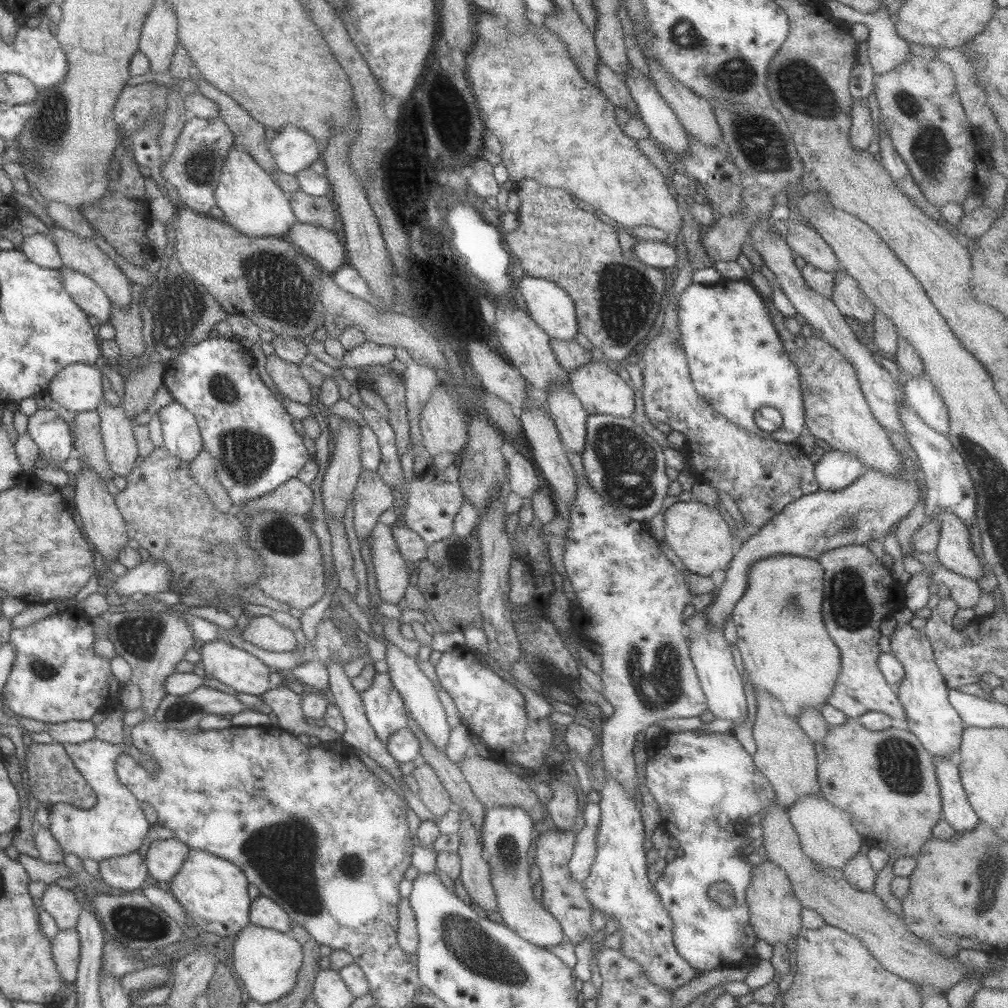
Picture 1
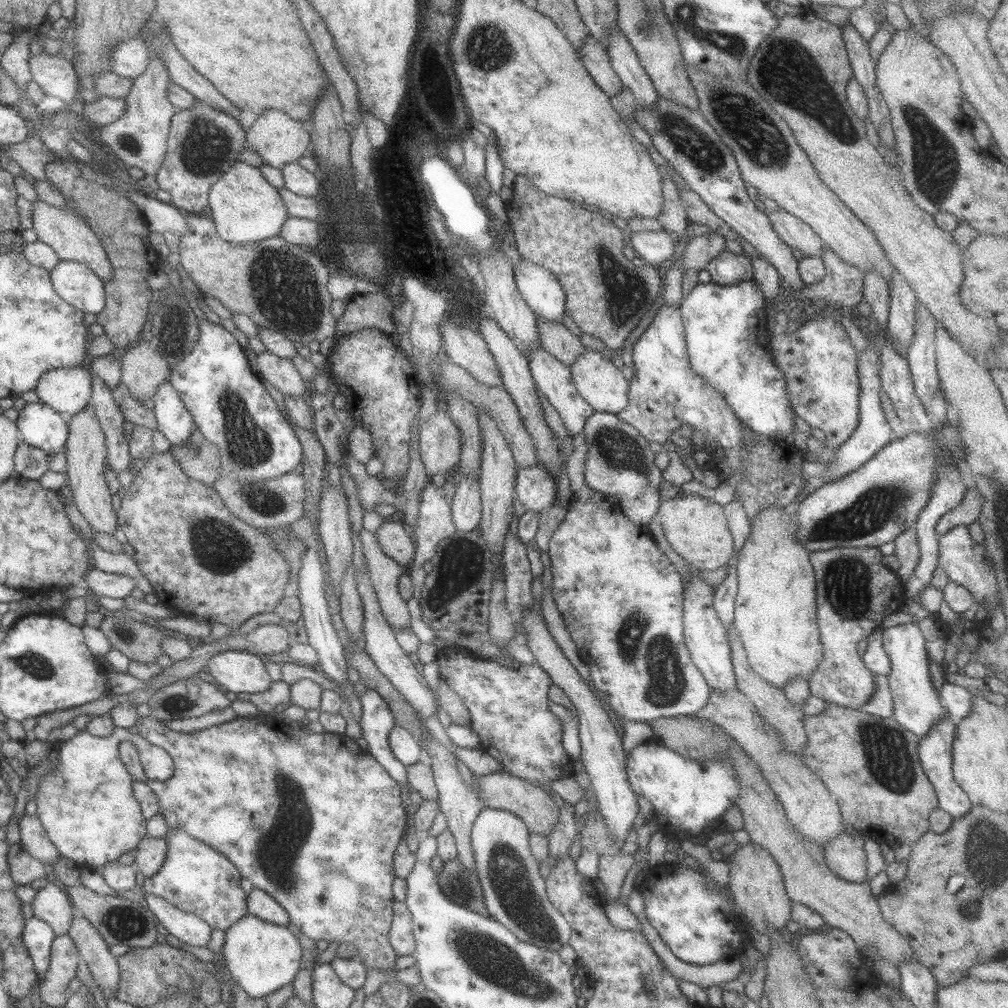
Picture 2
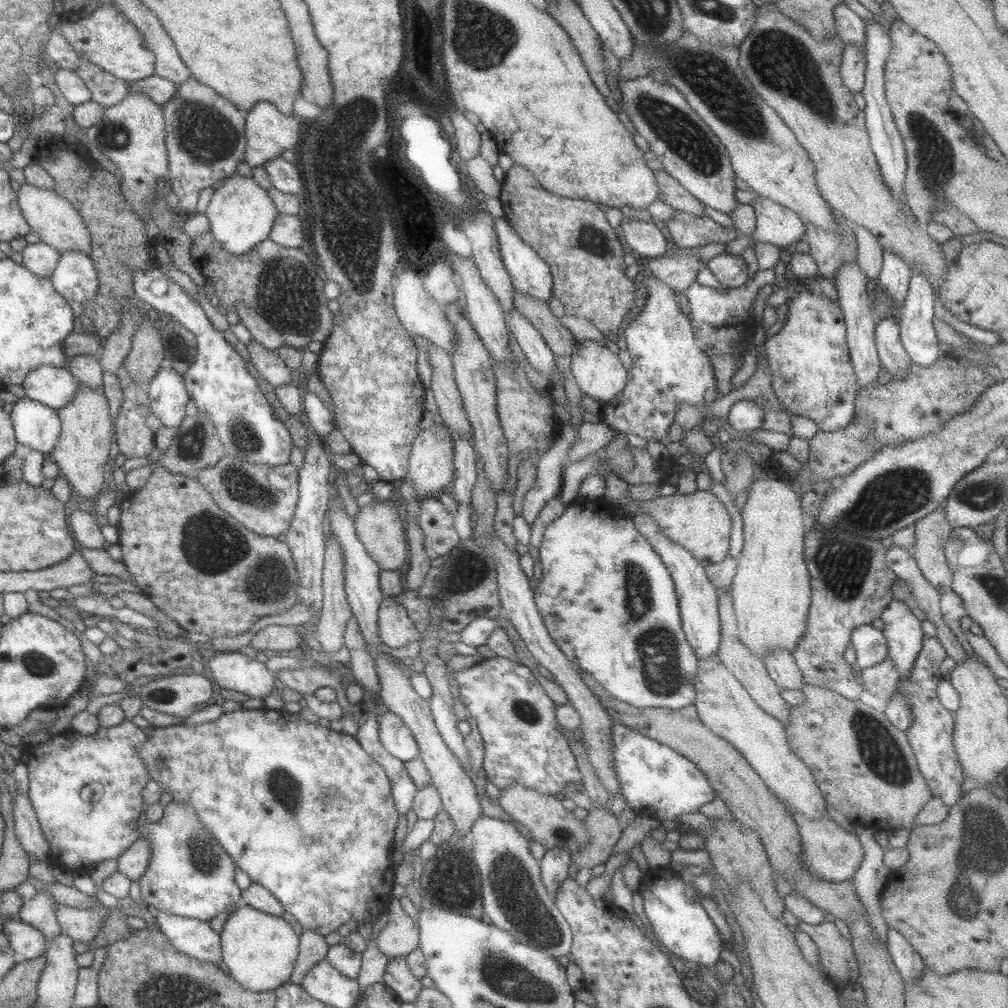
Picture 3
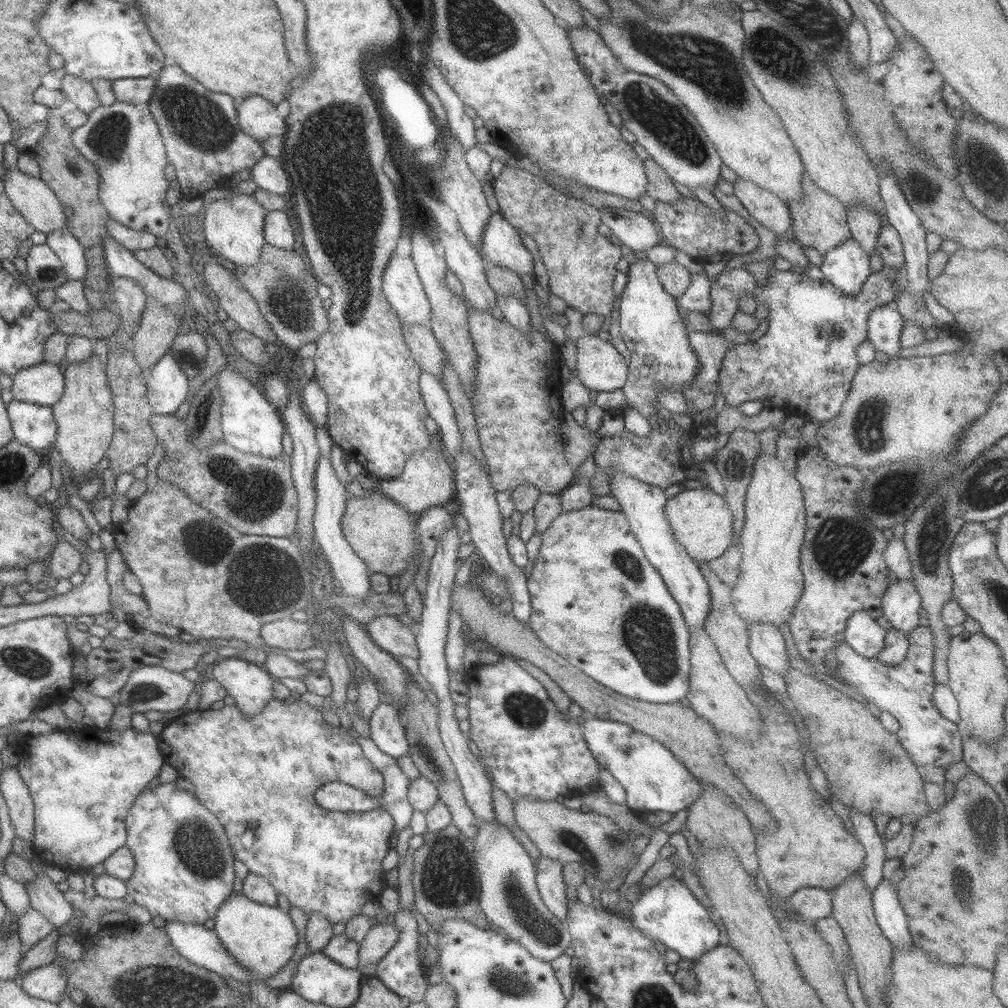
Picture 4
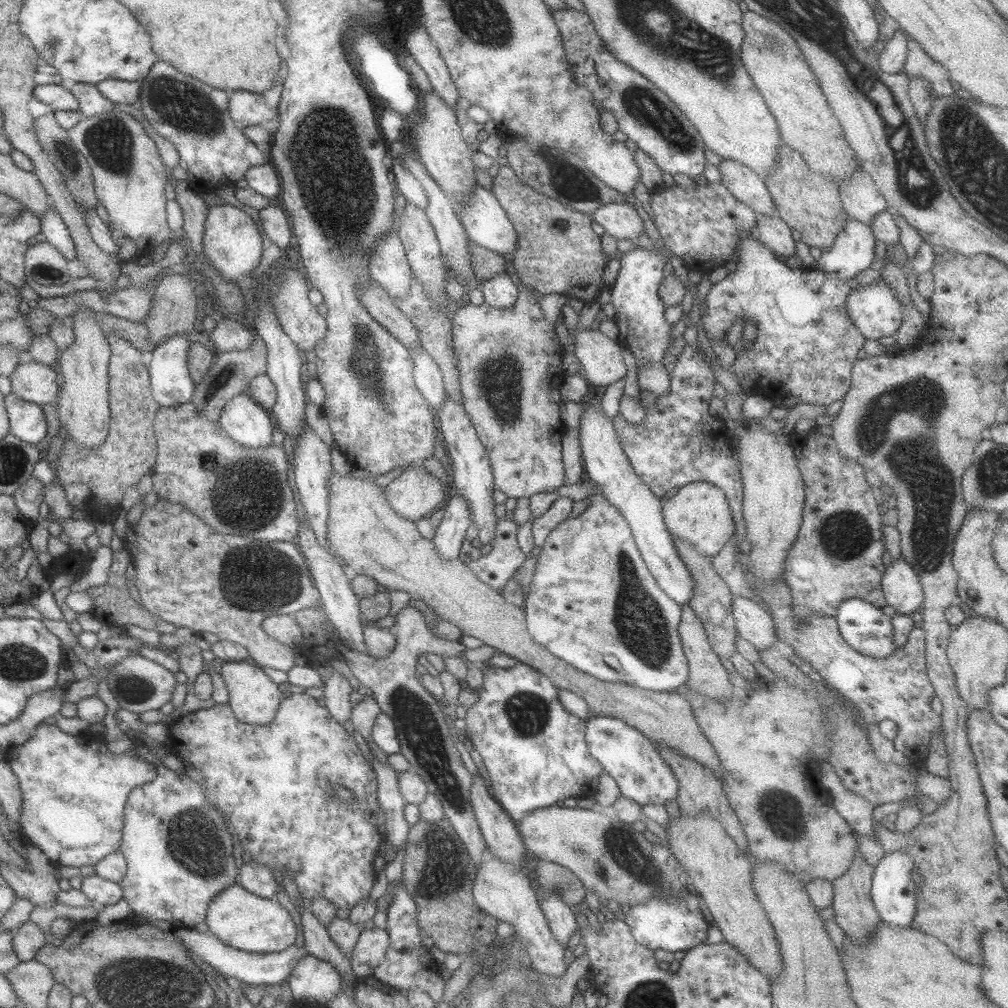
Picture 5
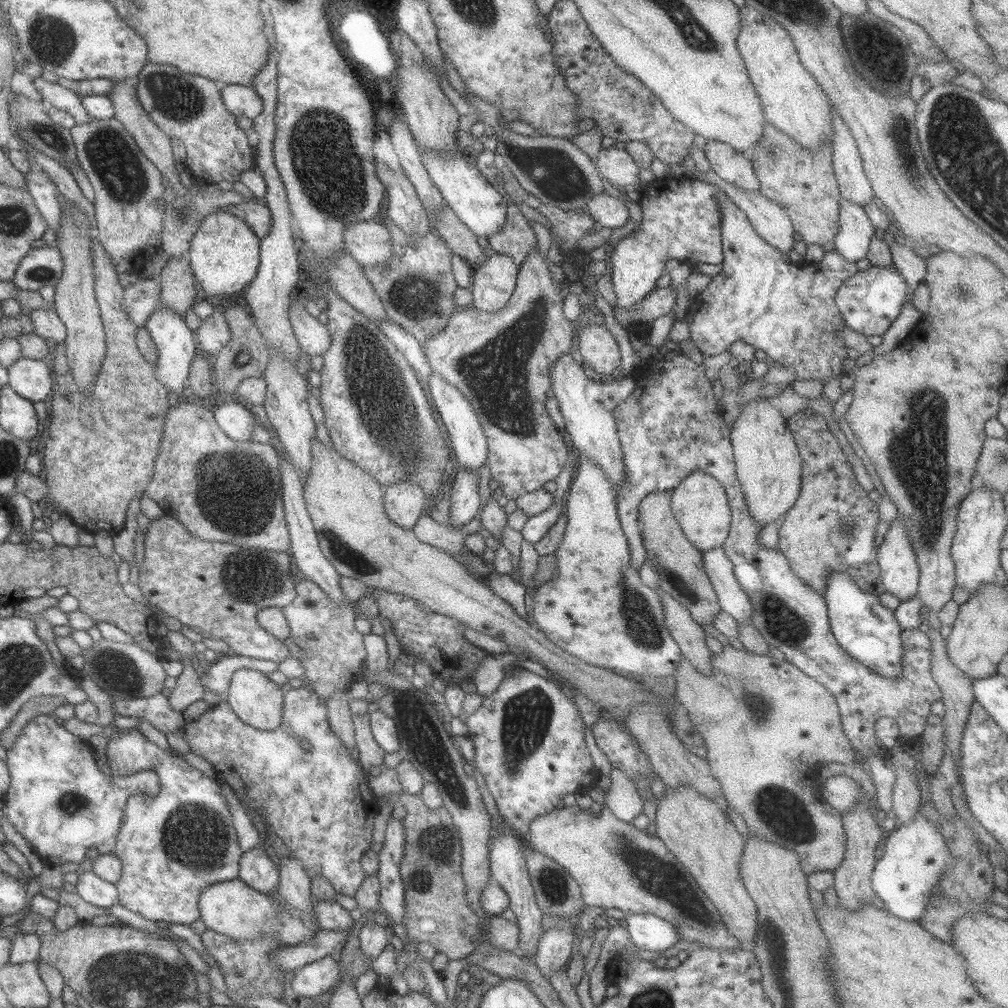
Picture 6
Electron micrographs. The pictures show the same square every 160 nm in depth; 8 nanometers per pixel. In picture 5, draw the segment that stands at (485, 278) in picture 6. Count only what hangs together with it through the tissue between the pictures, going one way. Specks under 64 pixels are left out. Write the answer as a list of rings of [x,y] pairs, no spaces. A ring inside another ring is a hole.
[[[500,273],[482,280],[479,288],[482,290],[485,302],[495,308],[512,308],[519,295],[519,287],[508,273]]]

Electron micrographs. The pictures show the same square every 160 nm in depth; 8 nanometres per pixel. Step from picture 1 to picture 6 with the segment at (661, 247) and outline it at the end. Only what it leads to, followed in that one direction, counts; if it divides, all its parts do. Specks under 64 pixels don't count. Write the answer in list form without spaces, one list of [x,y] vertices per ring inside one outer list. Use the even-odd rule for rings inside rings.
[[[605,192],[592,196],[587,202],[586,211],[596,222],[609,229],[618,228],[630,219],[624,201]]]

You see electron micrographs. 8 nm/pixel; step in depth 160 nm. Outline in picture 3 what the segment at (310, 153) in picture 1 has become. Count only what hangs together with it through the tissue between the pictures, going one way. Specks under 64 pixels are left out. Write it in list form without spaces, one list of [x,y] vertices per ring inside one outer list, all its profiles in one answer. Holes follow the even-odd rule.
[[[258,102],[254,108],[248,110],[248,117],[245,118],[245,135],[247,138],[246,157],[244,161],[250,167],[263,166],[272,158],[281,157],[284,150],[294,149],[296,143],[301,139],[303,123],[296,115],[285,115],[278,111],[270,102]]]

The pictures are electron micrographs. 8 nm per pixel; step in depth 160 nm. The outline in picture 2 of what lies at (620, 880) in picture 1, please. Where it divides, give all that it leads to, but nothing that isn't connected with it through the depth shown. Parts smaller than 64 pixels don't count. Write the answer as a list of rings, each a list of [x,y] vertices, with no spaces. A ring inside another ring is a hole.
[[[532,609],[523,612],[522,626],[525,630],[528,648],[535,657],[535,662],[540,665],[551,681],[559,686],[570,699],[575,708],[575,714],[579,719],[579,740],[581,741],[581,760],[591,778],[590,786],[593,788],[599,802],[599,809],[604,815],[607,829],[615,840],[615,852],[630,840],[629,830],[635,823],[640,812],[638,796],[627,779],[627,768],[625,767],[625,753],[622,747],[622,739],[616,731],[612,718],[608,715],[606,708],[600,701],[596,691],[586,684],[585,679],[580,676],[578,670],[568,661],[560,646],[546,626],[545,620]]]

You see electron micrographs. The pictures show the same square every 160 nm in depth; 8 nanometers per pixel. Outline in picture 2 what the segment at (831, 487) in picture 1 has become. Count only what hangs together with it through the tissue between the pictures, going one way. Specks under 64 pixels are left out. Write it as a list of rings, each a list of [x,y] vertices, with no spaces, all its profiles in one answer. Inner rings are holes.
[[[869,329],[862,330],[869,343],[864,350],[858,352],[857,358],[857,373],[859,374],[861,388],[859,396],[859,423],[856,430],[853,430],[849,438],[846,439],[846,442],[837,447],[836,460],[829,462],[829,464],[804,460],[801,464],[801,471],[808,479],[824,479],[826,483],[838,480],[850,471],[858,470],[859,466],[868,462],[879,450],[882,450],[890,441],[895,439],[894,431],[892,431],[892,427],[890,427],[880,405],[880,394],[883,391],[881,388],[881,376],[879,375],[879,353],[874,348],[874,342],[870,339],[872,334],[870,334]]]

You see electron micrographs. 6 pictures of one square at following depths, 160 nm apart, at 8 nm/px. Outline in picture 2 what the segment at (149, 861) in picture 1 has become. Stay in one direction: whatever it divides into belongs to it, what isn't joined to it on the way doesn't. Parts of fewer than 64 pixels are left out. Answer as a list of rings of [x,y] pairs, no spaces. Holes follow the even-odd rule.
[[[147,835],[137,844],[136,856],[132,865],[136,871],[142,872],[145,877],[152,876],[158,872],[166,856],[167,842],[164,838]]]

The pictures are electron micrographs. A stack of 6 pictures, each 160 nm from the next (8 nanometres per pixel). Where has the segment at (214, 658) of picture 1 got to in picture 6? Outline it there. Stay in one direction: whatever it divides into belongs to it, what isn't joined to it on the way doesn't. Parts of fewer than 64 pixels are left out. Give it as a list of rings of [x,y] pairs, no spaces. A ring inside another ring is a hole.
[[[241,668],[233,674],[227,701],[242,722],[257,730],[276,730],[283,721],[283,705],[286,697],[280,687],[263,672]]]

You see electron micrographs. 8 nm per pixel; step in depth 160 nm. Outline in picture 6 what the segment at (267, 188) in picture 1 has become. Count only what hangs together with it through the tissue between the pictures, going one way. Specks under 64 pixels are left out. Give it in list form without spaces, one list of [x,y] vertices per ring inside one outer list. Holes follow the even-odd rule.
[[[223,210],[209,214],[192,237],[187,254],[201,297],[226,297],[248,286],[260,266],[260,243],[261,238],[258,238],[241,218]]]

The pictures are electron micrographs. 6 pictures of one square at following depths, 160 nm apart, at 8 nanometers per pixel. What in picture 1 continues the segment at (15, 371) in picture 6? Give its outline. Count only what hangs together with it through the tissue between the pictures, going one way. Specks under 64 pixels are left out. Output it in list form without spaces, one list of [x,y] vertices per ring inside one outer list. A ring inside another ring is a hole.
[[[72,363],[58,371],[49,382],[46,391],[56,405],[64,406],[66,410],[74,413],[96,411],[103,396],[102,370],[99,365]]]

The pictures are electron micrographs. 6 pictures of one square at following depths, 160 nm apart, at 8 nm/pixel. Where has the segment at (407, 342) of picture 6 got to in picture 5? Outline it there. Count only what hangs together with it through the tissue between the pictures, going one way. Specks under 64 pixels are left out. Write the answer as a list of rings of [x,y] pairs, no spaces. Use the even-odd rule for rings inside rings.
[[[414,347],[410,351],[416,386],[428,401],[431,410],[436,408],[439,412],[443,398],[446,396],[443,372],[423,347]]]

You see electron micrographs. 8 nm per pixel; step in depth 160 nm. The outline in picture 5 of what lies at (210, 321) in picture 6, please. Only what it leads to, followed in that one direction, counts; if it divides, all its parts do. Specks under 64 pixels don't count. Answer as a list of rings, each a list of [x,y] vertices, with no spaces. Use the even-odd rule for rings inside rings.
[[[220,314],[216,326],[208,335],[211,347],[217,352],[230,352],[246,350],[251,345],[253,333],[239,320],[229,320],[224,314]]]

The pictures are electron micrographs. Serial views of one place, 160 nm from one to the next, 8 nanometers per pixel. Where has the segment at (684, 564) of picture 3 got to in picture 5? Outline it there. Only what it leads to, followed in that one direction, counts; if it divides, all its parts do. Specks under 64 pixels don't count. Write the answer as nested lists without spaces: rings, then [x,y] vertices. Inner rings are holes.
[[[585,396],[580,403],[585,406],[579,425],[585,476],[598,486],[608,502],[628,522],[638,551],[645,560],[650,575],[656,579],[658,587],[680,606],[688,605],[694,591],[694,581],[674,547],[673,536],[665,524],[662,501],[636,474],[619,441],[613,420],[604,412],[602,401]]]

